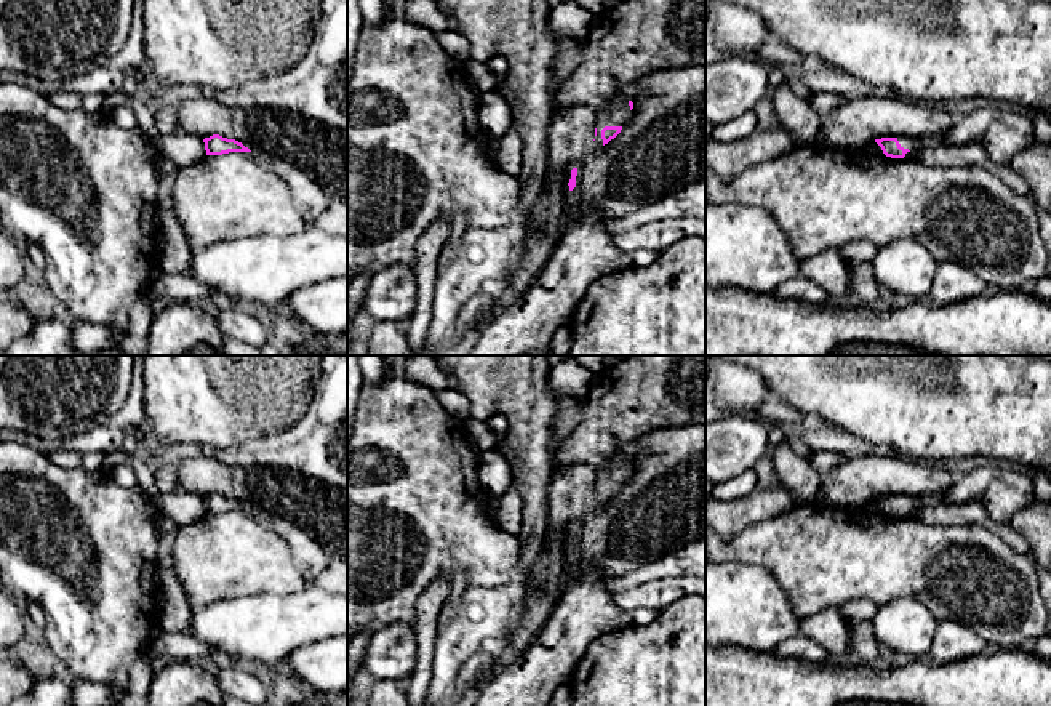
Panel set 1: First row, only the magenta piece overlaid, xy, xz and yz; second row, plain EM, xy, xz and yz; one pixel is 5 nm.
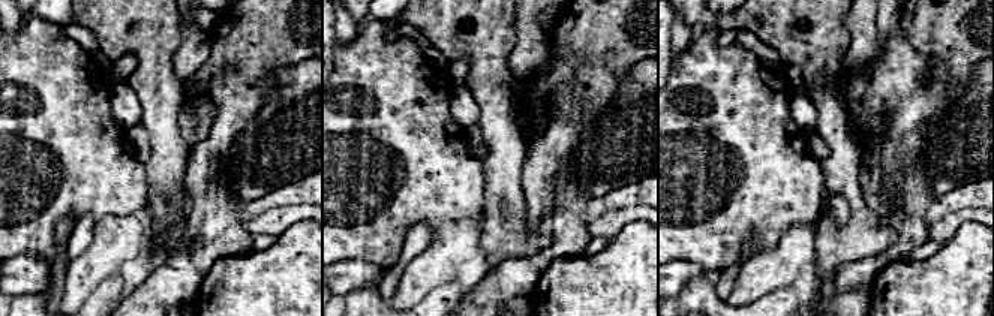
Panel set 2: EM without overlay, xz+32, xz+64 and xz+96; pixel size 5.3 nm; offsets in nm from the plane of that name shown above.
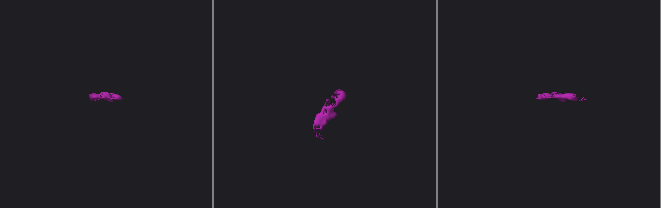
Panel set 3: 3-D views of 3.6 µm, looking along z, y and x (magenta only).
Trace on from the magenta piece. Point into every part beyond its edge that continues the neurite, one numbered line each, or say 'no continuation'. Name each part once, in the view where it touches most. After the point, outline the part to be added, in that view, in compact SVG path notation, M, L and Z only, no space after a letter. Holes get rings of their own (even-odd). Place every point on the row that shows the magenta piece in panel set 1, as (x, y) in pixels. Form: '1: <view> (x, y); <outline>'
1: xz (634, 39); M624 0L598 18L597 26L576 46L576 51L582 61L569 77L555 85L555 102L558 109L574 106L595 109L600 115L595 146L601 149L601 130L605 126L622 126L630 118L629 101L621 98L624 86L654 72L685 67L694 58L705 54L705 0Z

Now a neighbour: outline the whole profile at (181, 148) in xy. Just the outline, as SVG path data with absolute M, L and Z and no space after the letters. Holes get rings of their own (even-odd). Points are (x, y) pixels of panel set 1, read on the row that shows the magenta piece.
M174 130L160 139L160 154L178 168L187 168L198 163L205 155L205 142L184 130Z

